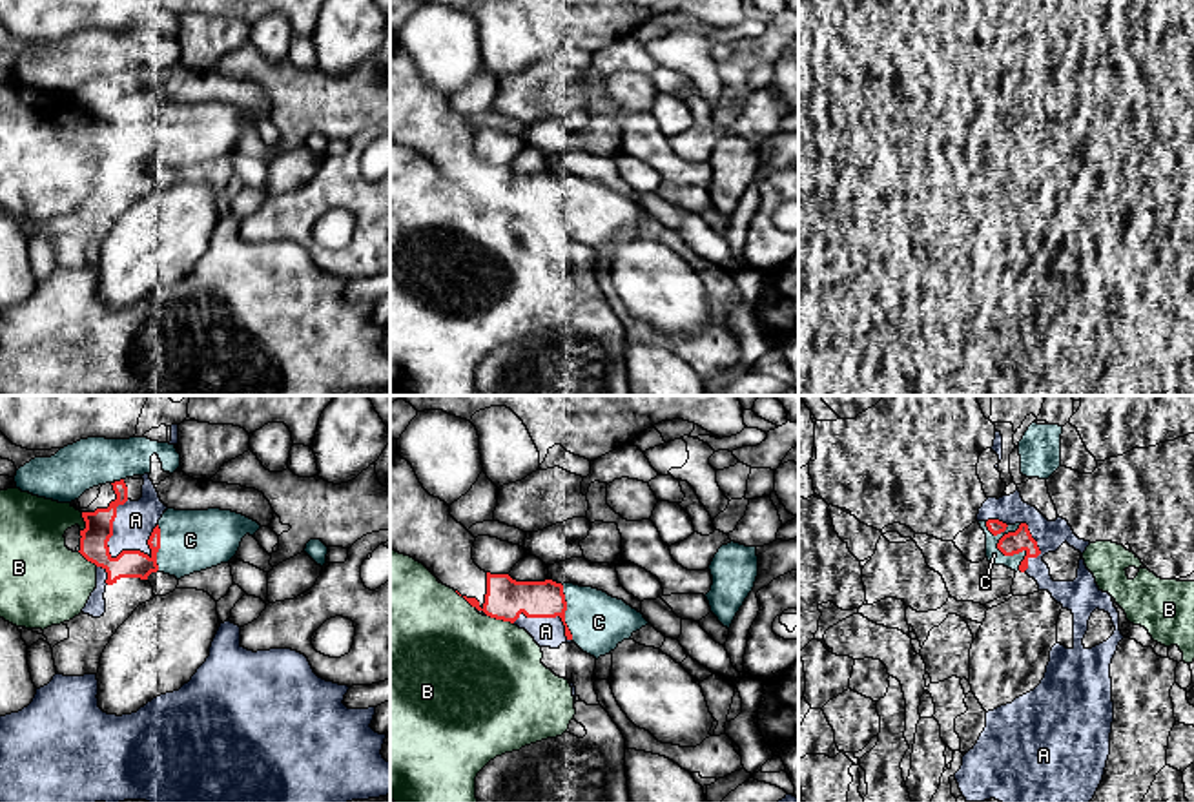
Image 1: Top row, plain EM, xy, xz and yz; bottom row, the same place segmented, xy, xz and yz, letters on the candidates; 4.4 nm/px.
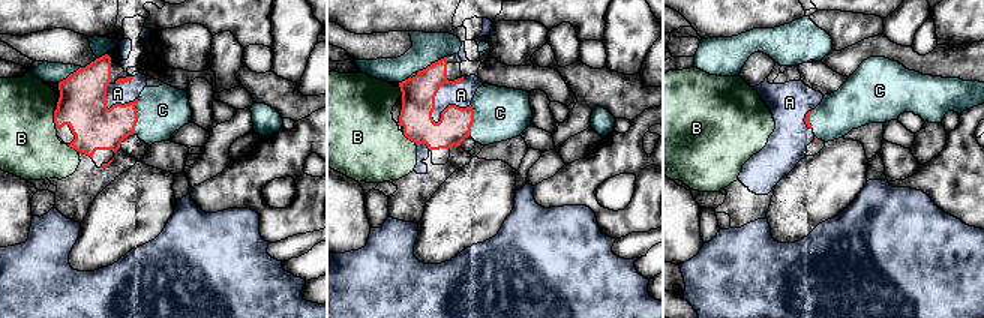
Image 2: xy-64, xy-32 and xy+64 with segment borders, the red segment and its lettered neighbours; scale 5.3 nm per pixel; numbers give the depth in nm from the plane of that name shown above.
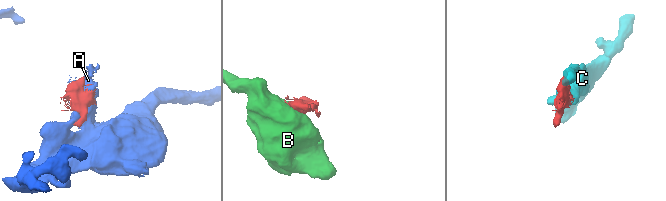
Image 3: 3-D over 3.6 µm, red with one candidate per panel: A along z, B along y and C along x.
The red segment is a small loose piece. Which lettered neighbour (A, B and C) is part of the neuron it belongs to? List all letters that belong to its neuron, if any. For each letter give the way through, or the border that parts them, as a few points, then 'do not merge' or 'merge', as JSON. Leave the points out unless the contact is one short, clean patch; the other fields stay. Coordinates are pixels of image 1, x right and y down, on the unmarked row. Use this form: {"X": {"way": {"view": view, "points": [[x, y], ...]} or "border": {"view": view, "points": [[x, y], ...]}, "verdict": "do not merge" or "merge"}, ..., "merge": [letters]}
{"A": {"verdict": "do not merge"}, "B": {"border": {"view": "xz", "points": [[487, 206], [513, 215]]}, "verdict": "do not merge"}, "C": {"verdict": "merge"}, "merge": ["C"]}

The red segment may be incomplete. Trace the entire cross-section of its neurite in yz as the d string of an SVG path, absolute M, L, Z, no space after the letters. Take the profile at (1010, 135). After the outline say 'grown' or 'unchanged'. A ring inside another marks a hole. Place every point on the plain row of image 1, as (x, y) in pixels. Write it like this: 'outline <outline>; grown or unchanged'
outline M988 111L979 117L986 126L986 149L992 157L1024 164L1028 151L1041 146L1026 115L1006 117L999 111Z; grown

